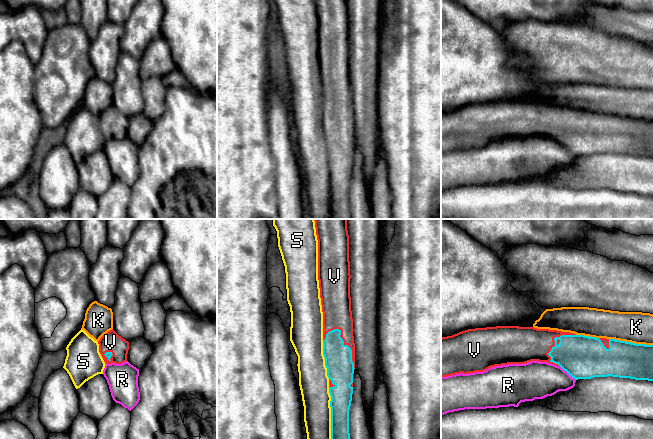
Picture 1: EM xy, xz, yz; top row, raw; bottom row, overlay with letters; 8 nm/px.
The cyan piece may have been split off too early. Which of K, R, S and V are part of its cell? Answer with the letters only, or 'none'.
V

